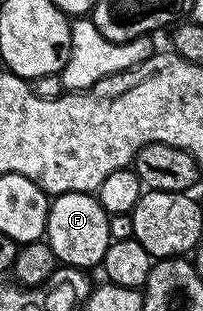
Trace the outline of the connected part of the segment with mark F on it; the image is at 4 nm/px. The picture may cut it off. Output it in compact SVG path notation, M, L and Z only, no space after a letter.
M65 193L54 196L47 208L47 233L45 242L53 249L56 260L68 267L80 269L98 268L105 257L105 249L113 242L109 233L107 210L99 204L94 194Z

